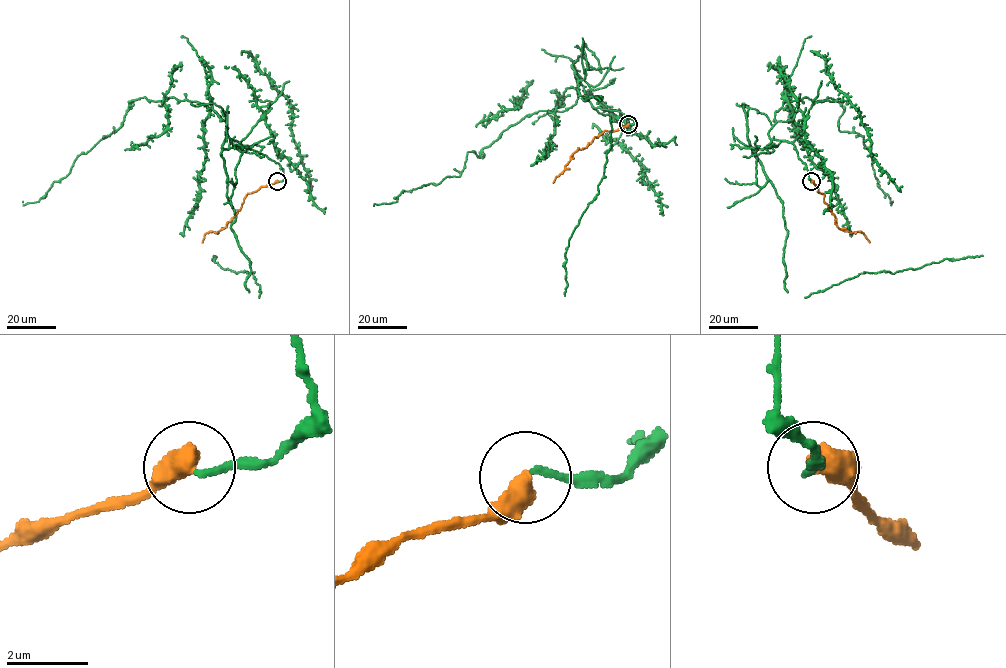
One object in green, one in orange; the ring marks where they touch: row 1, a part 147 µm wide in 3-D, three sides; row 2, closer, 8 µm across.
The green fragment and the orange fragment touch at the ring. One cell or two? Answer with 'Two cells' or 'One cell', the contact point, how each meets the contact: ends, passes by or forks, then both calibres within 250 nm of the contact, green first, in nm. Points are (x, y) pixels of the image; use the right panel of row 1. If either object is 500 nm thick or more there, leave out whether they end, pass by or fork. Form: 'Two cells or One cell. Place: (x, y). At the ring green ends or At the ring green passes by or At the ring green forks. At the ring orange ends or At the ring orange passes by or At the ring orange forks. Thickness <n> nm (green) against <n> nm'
One cell. Place: (811, 181). Thickness 150 nm (green) against 550 nm

